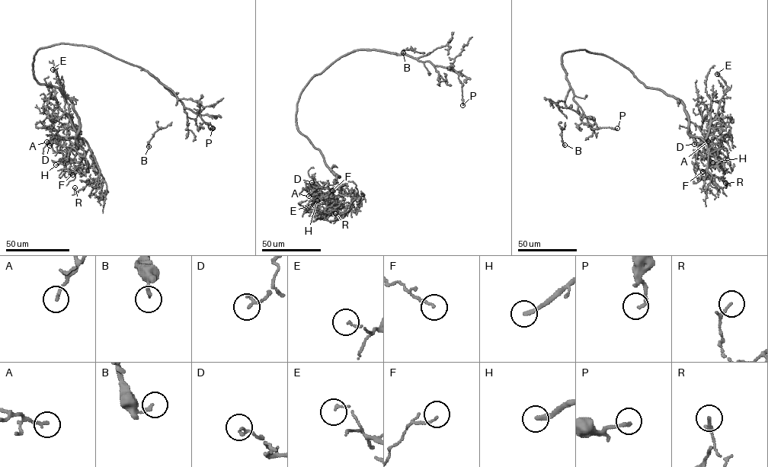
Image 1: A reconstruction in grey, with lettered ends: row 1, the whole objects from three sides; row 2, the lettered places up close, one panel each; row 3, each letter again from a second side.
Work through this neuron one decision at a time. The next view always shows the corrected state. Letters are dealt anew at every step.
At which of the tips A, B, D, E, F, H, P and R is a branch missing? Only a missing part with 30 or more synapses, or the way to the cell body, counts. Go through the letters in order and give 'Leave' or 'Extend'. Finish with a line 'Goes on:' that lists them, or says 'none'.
A: Leave
B: Leave
D: Leave
E: Leave
F: Leave
H: Leave
P: Leave
R: Leave
Goes on: none

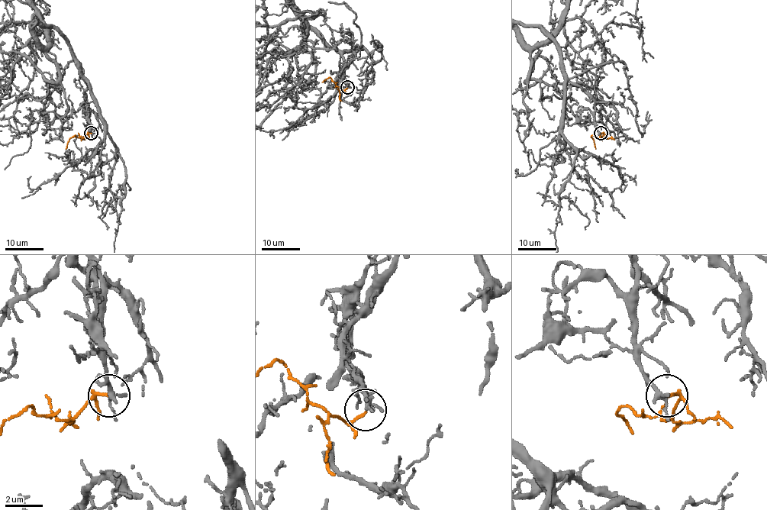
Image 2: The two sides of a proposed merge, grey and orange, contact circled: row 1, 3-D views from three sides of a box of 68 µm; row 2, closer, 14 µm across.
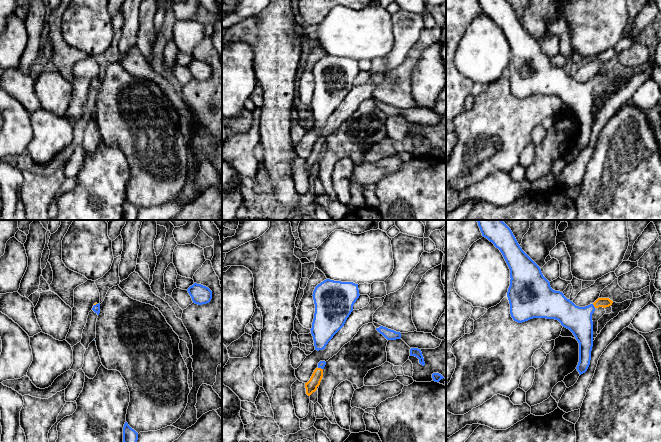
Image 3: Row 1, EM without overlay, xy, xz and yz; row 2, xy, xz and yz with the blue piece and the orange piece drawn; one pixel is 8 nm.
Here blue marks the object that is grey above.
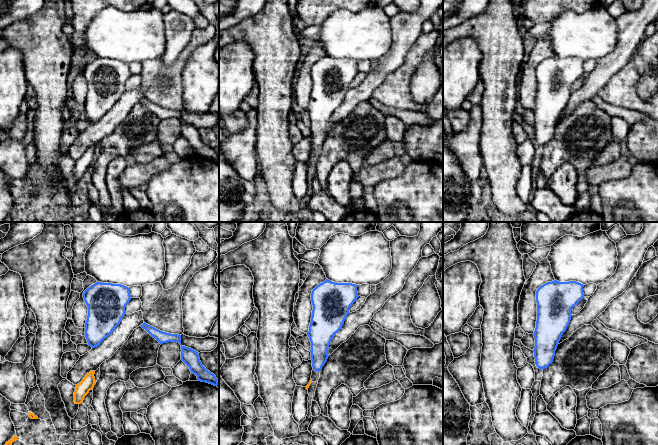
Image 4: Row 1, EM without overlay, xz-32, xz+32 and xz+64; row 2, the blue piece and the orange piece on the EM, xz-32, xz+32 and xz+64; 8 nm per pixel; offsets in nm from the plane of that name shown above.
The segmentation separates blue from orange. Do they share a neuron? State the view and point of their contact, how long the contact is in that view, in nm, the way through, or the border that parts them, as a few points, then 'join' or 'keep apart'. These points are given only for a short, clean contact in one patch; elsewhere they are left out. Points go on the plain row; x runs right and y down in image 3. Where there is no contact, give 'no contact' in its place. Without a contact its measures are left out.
meets blue in yz at (593, 82); contact 40 nm long; runs through yz (578, 96), (593, 82), (600, 78); join

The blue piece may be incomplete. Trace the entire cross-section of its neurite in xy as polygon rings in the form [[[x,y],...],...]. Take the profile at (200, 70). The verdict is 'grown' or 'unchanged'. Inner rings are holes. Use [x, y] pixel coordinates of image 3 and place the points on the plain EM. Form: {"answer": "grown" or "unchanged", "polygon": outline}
{"answer": "unchanged", "polygon": [[[194,59],[187,65],[193,79],[202,81],[207,80],[212,75],[212,67],[201,60]]]}

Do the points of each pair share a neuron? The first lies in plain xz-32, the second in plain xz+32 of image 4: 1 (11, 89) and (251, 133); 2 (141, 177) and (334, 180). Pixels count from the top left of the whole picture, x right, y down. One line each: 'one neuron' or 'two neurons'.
1: two neurons
2: two neurons

